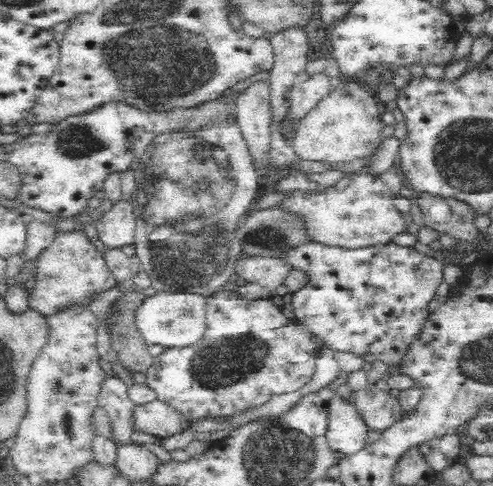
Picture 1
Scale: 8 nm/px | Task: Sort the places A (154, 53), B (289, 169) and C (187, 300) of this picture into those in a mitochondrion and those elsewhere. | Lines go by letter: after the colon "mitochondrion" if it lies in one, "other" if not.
A: mitochondrion
B: other
C: mitochondrion

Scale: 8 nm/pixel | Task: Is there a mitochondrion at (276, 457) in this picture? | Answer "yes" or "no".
yes

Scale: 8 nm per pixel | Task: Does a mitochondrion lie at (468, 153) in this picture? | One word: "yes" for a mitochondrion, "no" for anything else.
yes

